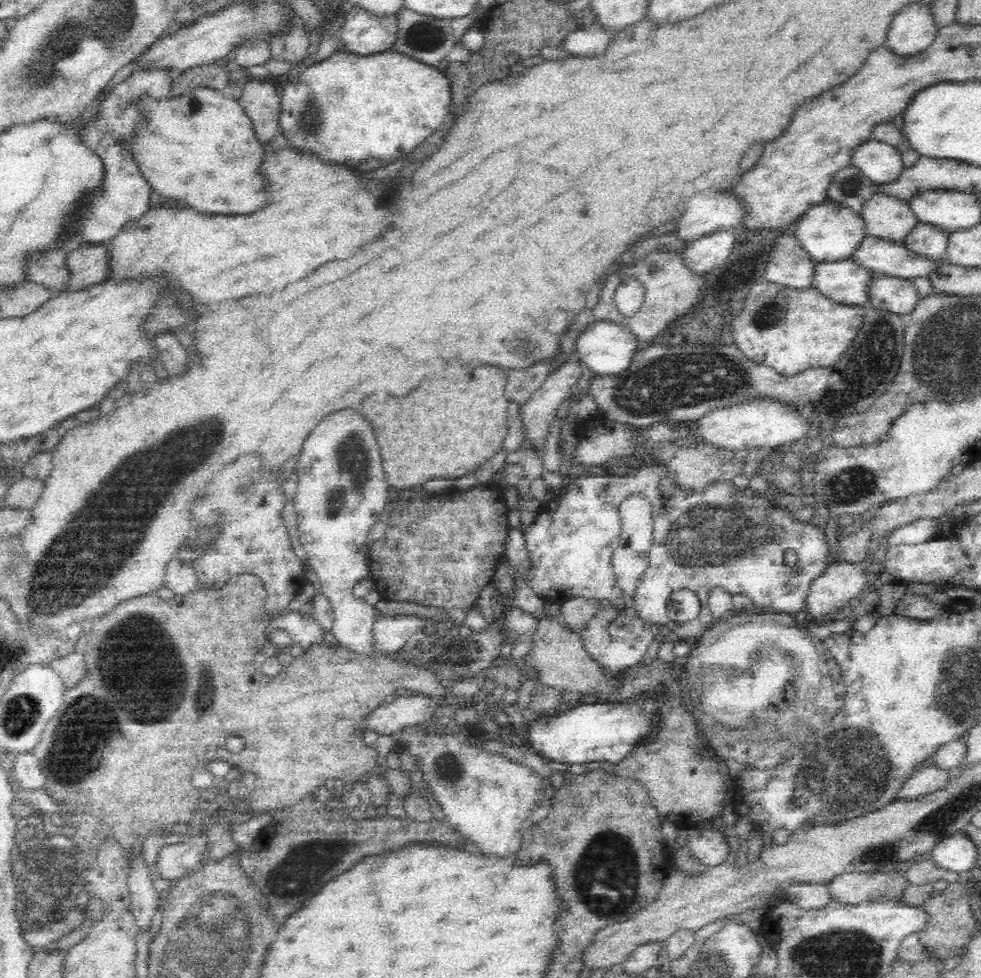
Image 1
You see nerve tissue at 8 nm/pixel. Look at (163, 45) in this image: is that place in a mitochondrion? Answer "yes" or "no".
no

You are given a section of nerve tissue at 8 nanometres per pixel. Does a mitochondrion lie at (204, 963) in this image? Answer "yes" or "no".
yes

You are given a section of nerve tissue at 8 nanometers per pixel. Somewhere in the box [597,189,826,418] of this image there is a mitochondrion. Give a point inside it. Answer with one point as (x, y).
(774, 312)

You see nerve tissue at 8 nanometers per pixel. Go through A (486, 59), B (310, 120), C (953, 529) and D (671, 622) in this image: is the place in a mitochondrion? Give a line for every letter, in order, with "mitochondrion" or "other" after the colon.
A: other
B: mitochondrion
C: other
D: other

